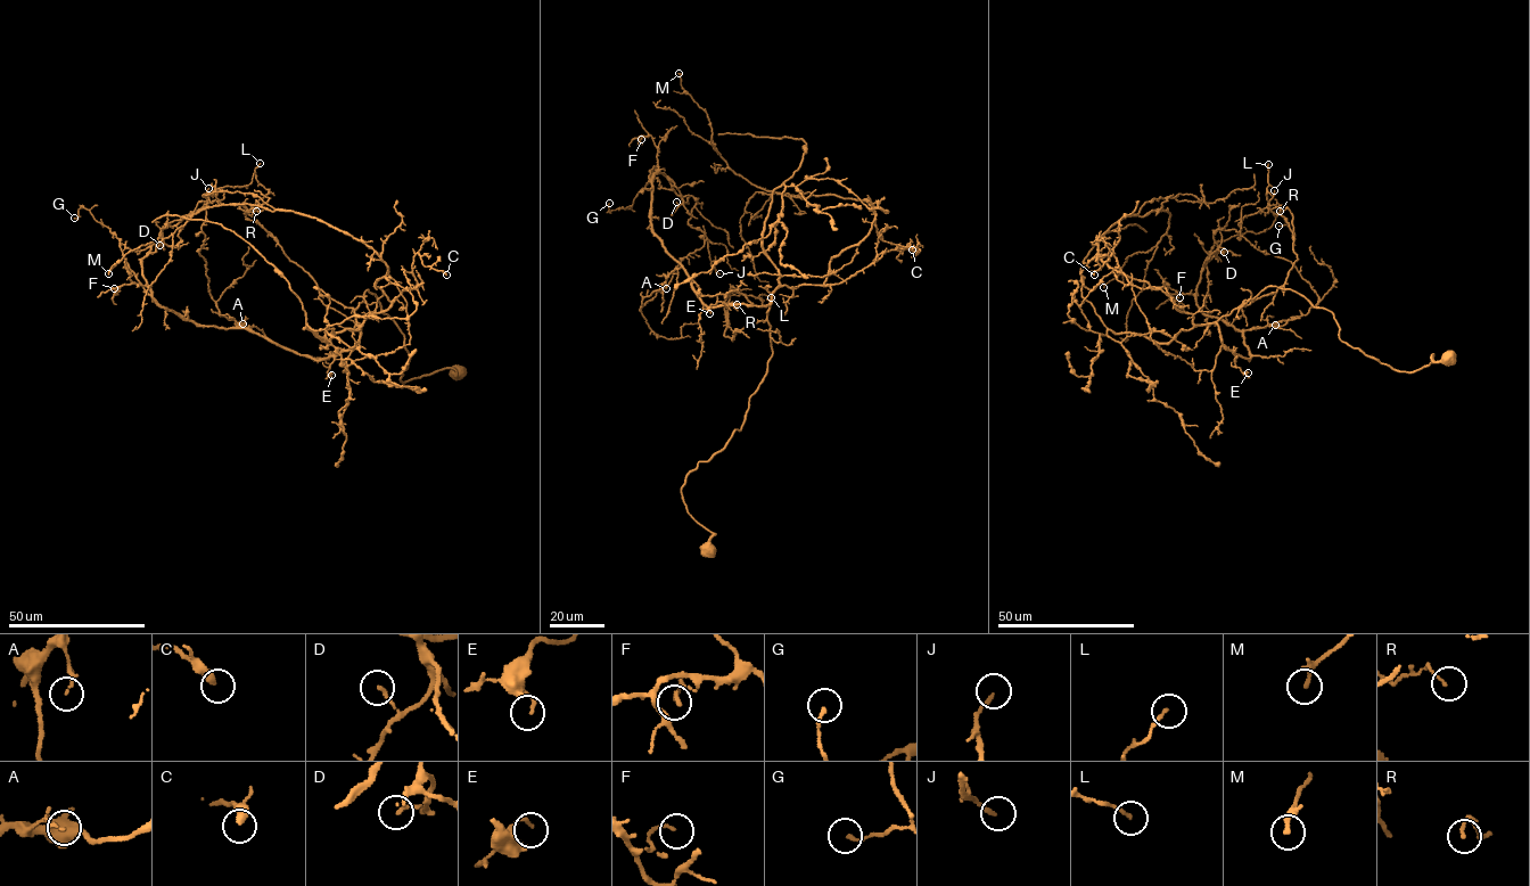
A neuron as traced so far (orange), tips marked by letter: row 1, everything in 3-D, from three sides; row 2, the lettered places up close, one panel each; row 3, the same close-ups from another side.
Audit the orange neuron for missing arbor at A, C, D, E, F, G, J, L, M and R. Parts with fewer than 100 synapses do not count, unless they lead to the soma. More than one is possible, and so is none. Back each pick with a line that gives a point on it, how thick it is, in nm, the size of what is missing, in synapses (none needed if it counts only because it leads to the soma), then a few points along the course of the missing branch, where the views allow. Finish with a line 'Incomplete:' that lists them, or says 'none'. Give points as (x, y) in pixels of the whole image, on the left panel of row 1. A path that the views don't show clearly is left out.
Incomplete: none

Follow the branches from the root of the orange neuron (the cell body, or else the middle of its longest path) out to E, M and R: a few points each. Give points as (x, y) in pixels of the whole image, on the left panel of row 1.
E: (459, 372), (400, 382), (404, 334), (365, 290), (354, 310), (360, 338), (335, 358), (331, 375)
M: (459, 372), (400, 382), (354, 310), (387, 267), (293, 211), (203, 208), (108, 273)
R: (459, 372), (400, 382), (404, 334), (375, 294), (365, 290), (355, 309), (320, 296), (246, 210), (256, 211)

